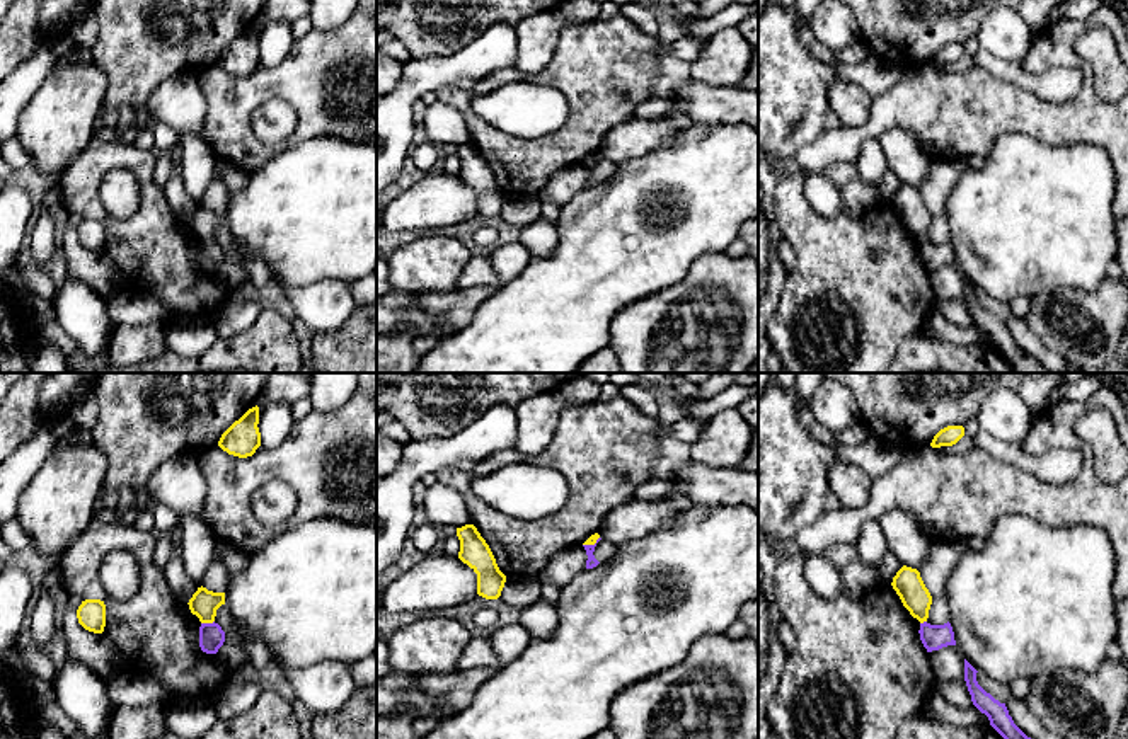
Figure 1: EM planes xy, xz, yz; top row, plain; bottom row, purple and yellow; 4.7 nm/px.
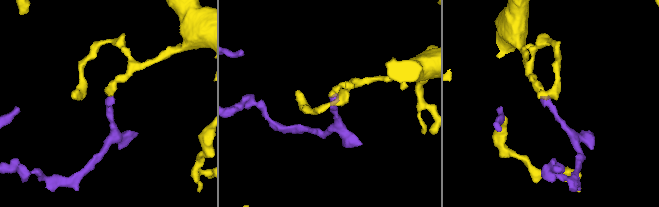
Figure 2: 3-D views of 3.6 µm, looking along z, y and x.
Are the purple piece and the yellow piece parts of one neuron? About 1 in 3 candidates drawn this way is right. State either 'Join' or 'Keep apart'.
Keep apart

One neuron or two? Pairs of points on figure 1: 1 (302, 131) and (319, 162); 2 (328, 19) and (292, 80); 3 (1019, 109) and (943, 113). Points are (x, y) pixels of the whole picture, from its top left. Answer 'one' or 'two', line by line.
1: two
2: two
3: one

